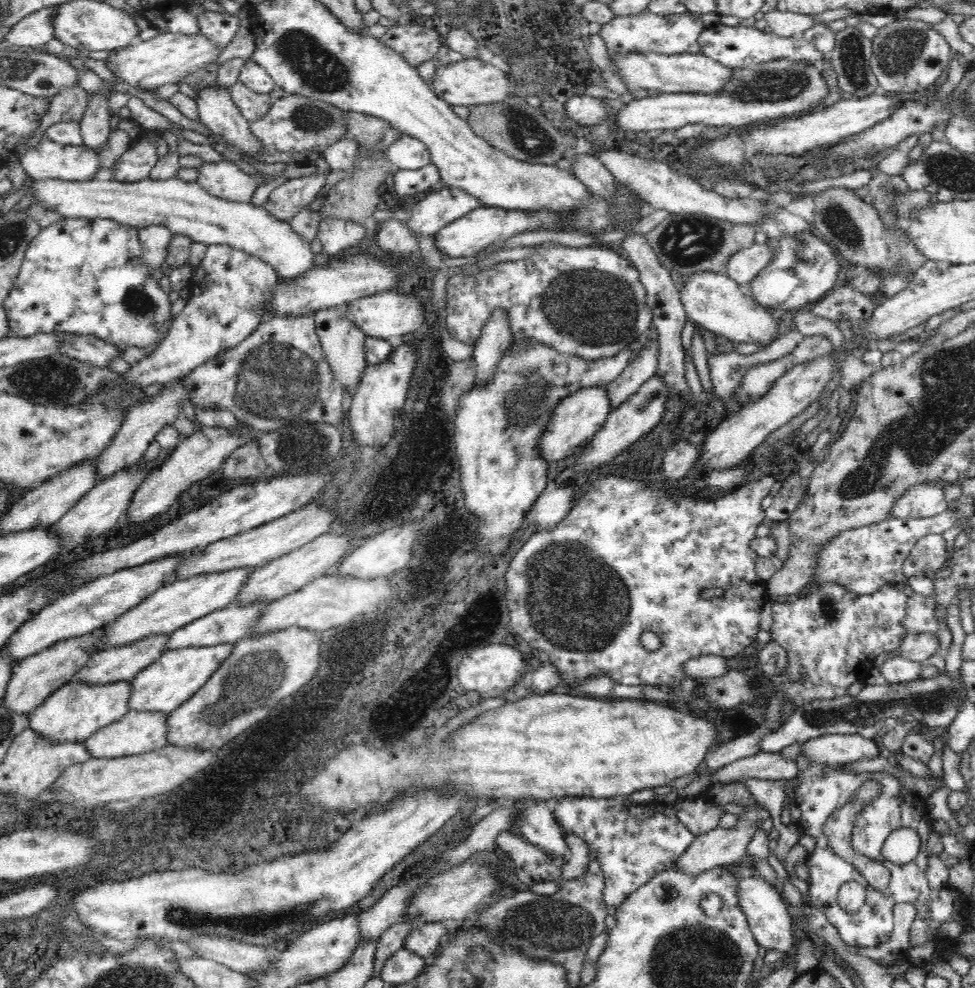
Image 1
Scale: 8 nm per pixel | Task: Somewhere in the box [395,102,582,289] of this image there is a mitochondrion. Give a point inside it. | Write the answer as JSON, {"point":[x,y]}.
{"point":[525,134]}

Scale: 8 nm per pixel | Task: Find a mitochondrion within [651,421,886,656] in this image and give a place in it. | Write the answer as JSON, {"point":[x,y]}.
{"point":[827,608]}

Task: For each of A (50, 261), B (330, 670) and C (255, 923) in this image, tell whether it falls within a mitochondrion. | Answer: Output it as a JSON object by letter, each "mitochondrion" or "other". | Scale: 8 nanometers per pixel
{"A":"other","B":"other","C":"mitochondrion"}

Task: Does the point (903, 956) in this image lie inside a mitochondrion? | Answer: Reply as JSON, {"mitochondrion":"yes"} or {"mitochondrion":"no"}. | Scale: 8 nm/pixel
{"mitochondrion":"no"}

